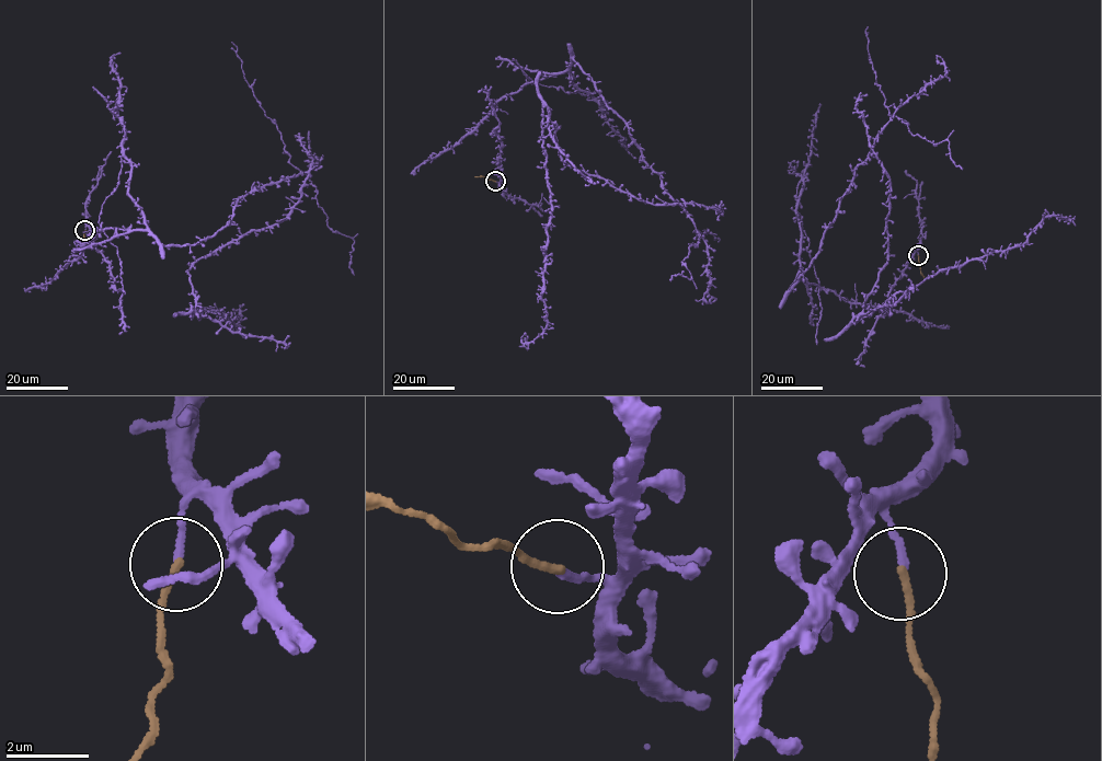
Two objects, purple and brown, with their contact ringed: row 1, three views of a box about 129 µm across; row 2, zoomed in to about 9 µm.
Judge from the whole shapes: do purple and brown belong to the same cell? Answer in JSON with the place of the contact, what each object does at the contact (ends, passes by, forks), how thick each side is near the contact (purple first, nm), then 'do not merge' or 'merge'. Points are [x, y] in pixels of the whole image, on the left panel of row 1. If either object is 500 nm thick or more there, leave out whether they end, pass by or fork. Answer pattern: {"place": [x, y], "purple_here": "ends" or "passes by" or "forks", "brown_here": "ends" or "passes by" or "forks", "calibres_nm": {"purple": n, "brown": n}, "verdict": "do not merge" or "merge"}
{"place": [84, 230], "purple_here": "ends", "brown_here": "ends", "calibres_nm": {"purple": 170, "brown": 170}, "verdict": "do not merge"}

